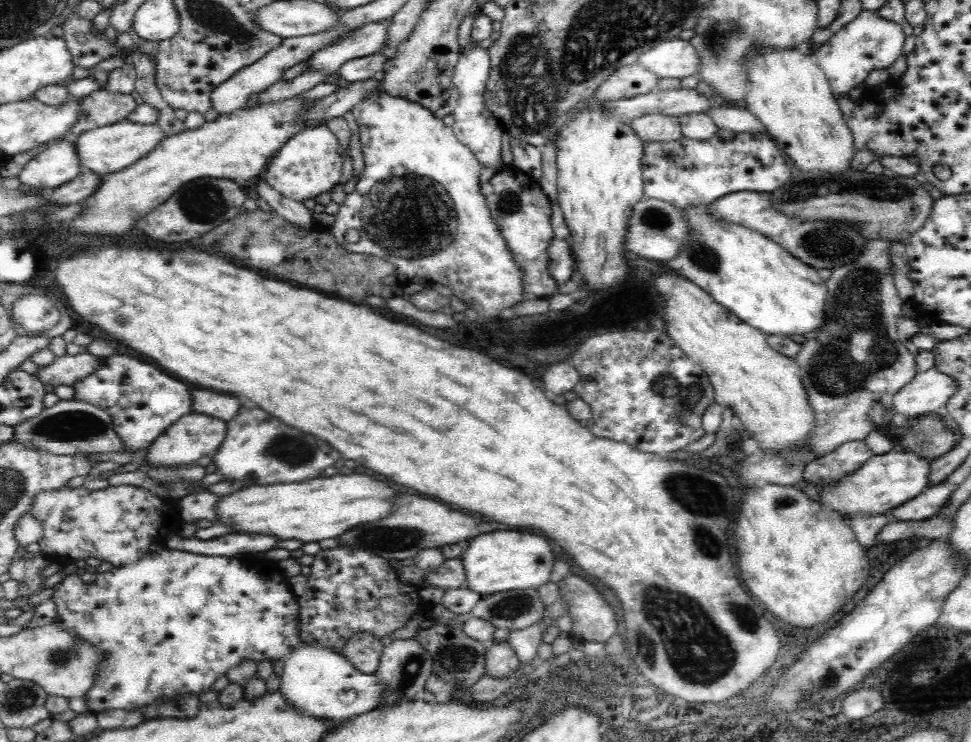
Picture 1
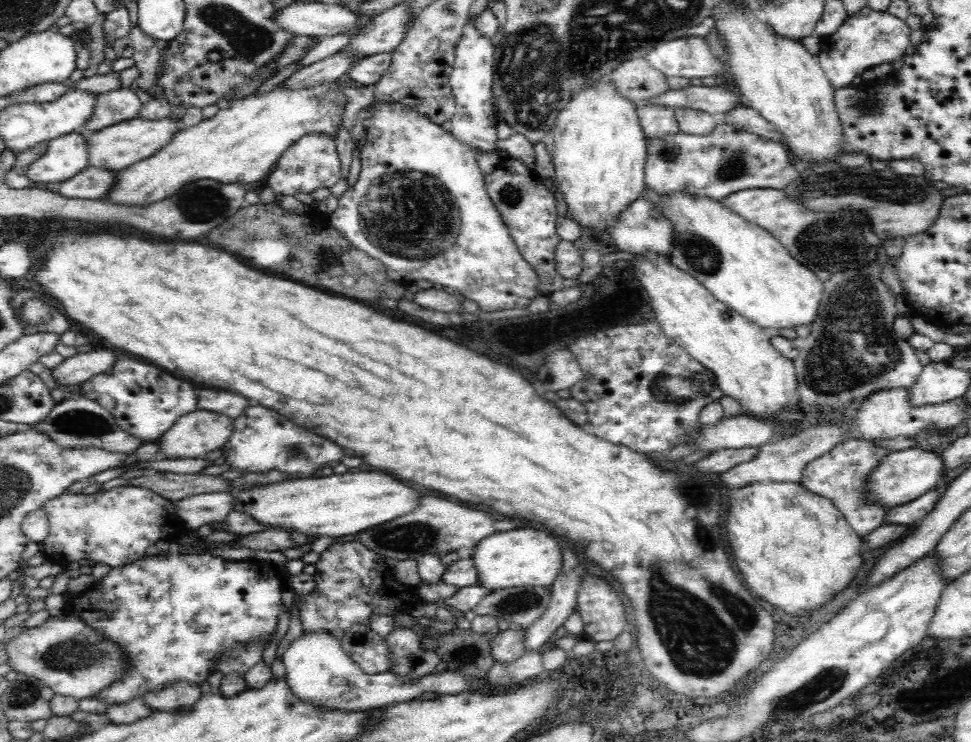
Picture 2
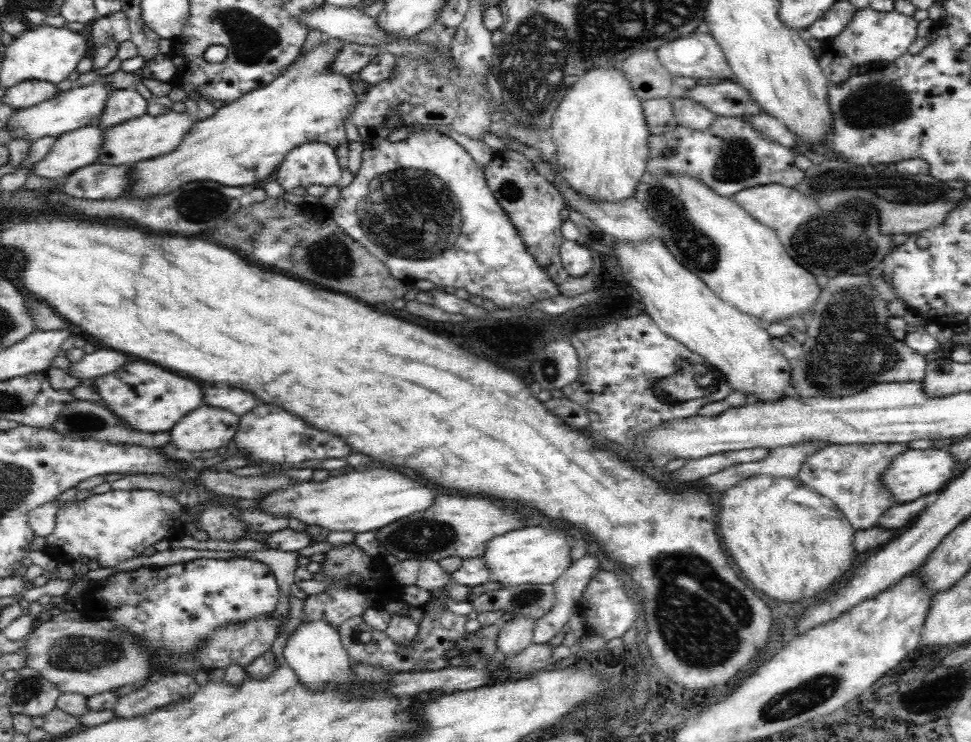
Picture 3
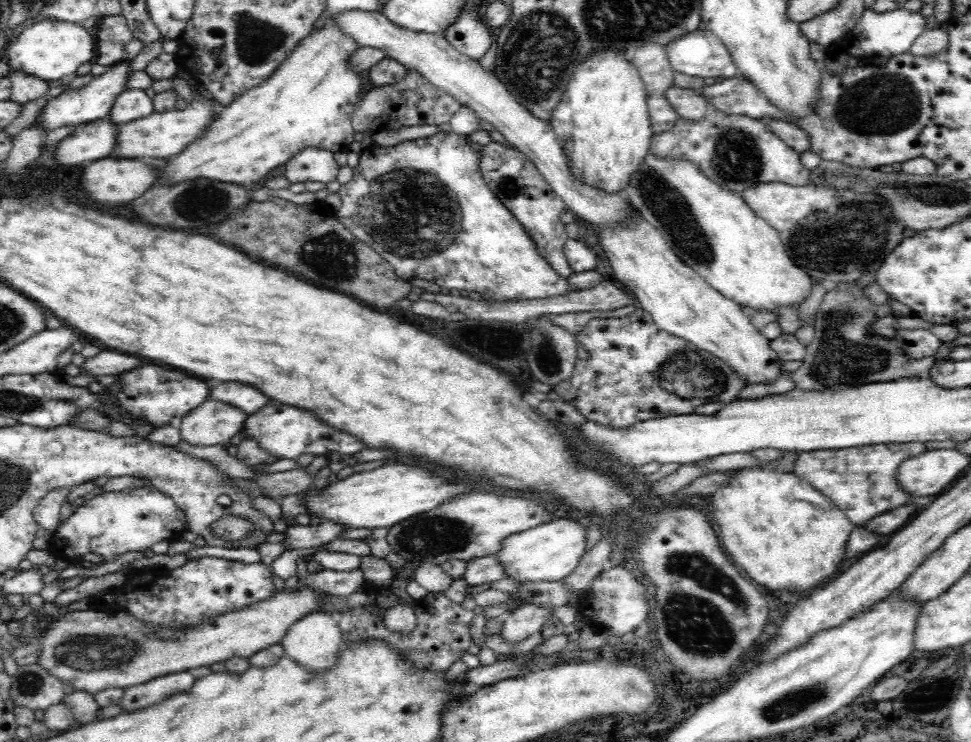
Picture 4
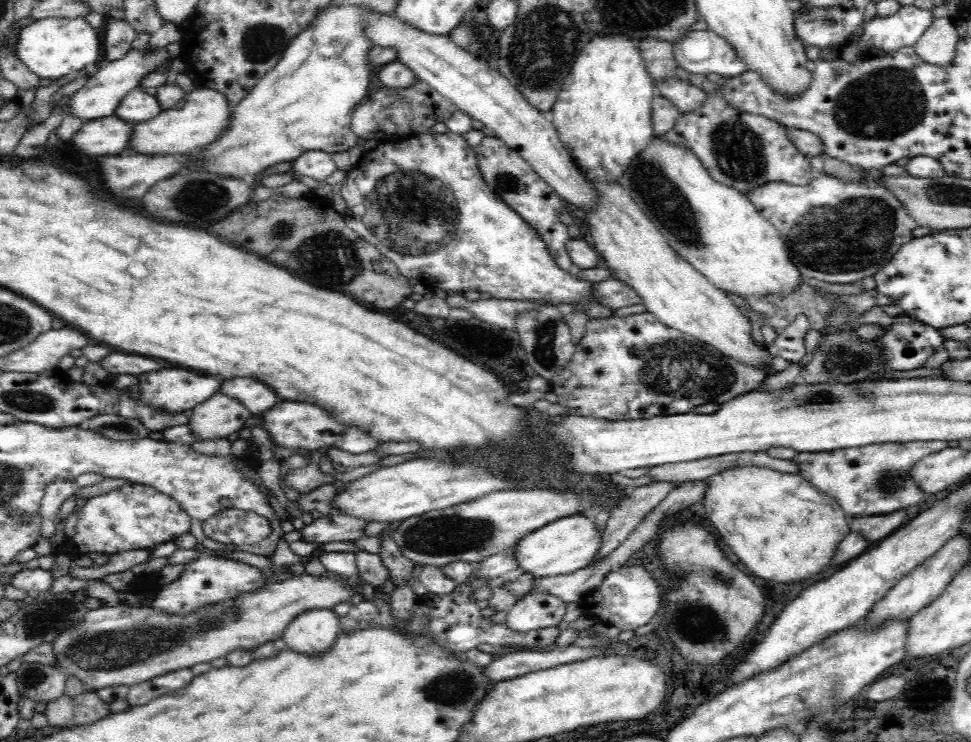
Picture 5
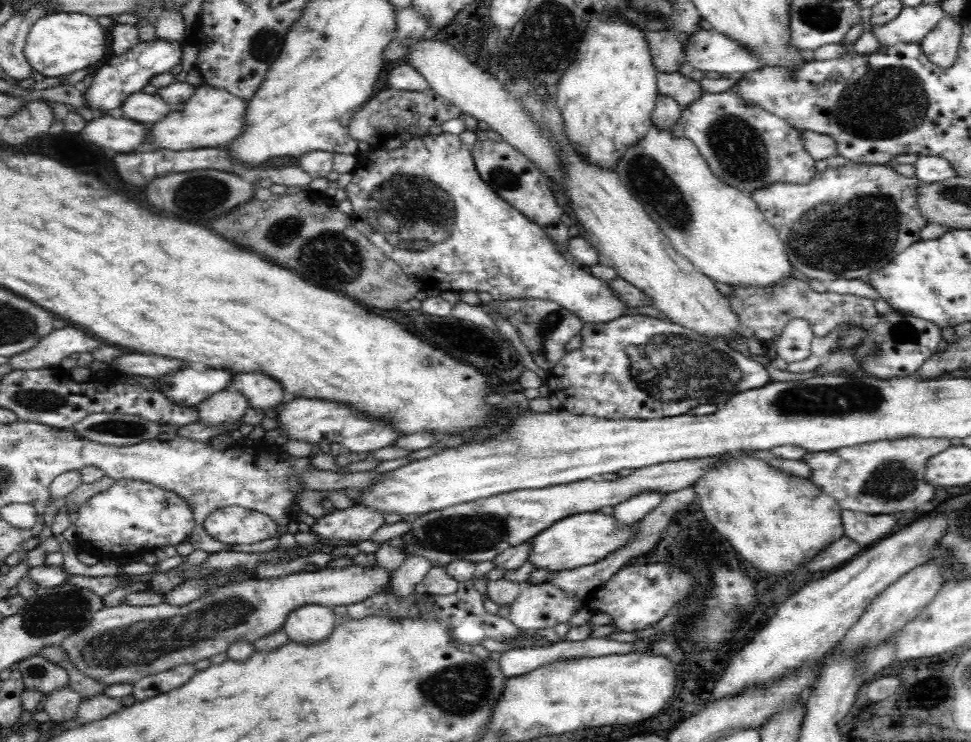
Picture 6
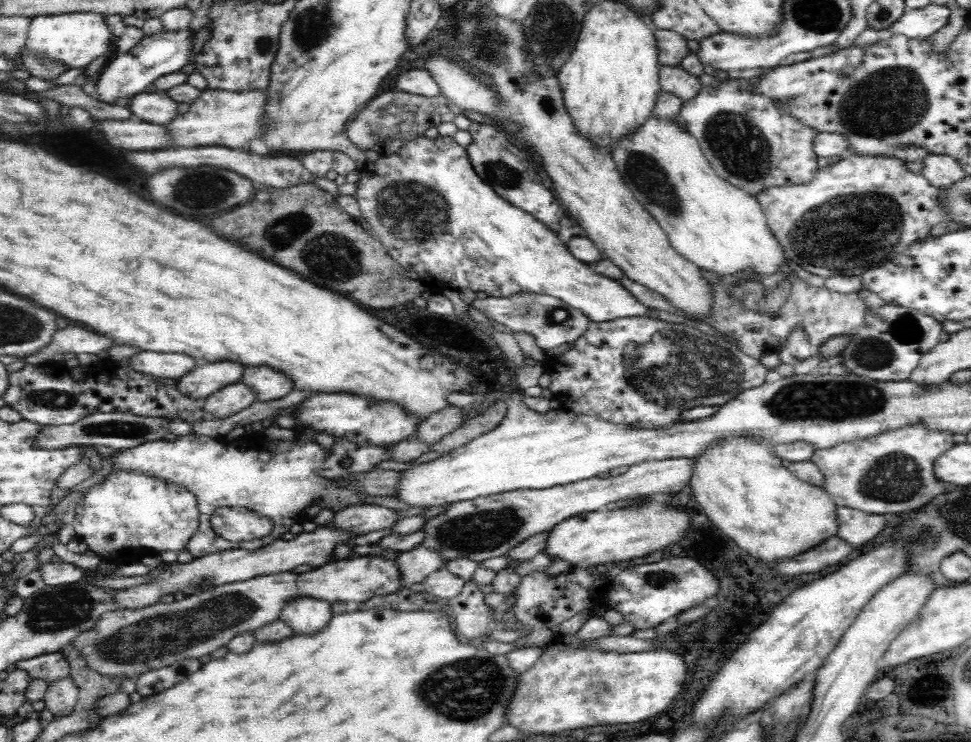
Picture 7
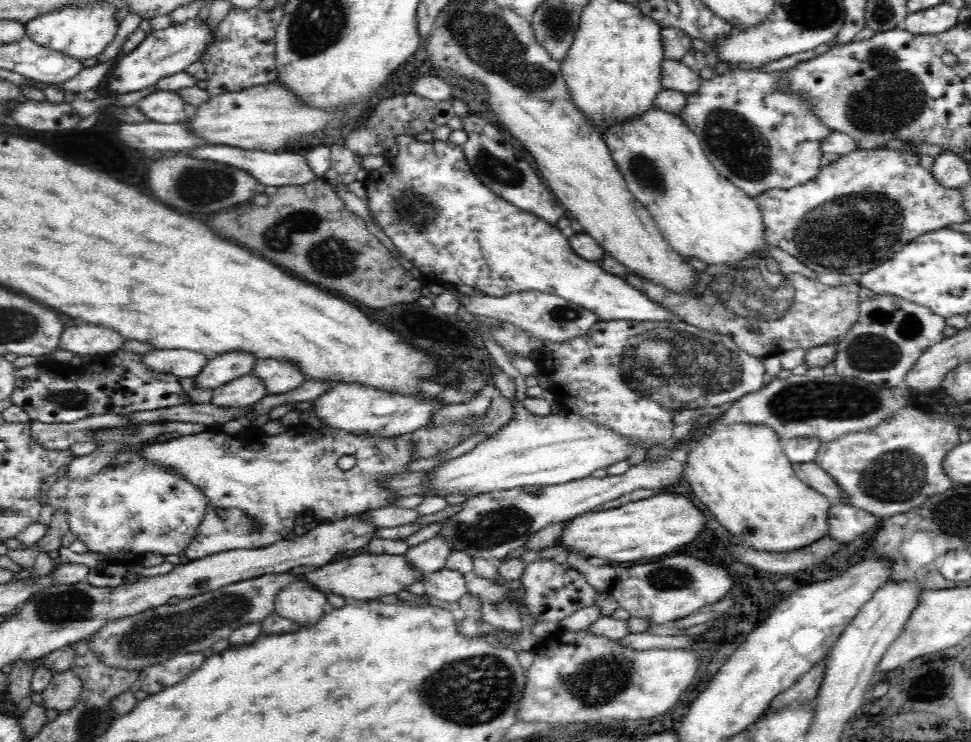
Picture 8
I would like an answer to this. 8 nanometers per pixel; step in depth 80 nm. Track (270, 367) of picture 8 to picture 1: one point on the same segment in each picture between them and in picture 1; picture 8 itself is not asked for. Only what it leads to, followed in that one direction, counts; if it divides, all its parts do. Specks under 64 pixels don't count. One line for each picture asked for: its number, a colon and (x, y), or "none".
1: (210, 403)
2: (224, 403)
3: (238, 402)
4: (248, 400)
5: (257, 398)
6: (262, 393)
7: (268, 384)

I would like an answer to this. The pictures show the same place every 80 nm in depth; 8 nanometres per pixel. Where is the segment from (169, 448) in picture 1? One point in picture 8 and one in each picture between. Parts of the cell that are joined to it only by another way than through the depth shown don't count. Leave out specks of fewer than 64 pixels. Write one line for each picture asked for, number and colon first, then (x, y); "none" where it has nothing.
2: (193, 435)
3: (207, 428)
4: (212, 423)
5: (220, 416)
6: (223, 409)
7: (233, 398)
8: (243, 392)

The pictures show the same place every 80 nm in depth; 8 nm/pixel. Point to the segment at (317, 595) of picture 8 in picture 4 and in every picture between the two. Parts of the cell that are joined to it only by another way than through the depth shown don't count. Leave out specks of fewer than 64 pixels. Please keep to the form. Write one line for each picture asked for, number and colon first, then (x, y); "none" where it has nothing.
4: (315, 639)
5: (315, 630)
6: (309, 623)
7: (304, 615)

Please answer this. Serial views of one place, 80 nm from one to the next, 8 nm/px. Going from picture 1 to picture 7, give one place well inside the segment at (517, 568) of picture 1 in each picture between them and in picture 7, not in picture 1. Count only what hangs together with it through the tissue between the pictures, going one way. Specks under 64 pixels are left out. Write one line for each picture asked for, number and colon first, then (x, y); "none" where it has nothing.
2: (515, 558)
3: (535, 555)
4: (547, 552)
5: (567, 544)
6: (581, 539)
7: (591, 538)

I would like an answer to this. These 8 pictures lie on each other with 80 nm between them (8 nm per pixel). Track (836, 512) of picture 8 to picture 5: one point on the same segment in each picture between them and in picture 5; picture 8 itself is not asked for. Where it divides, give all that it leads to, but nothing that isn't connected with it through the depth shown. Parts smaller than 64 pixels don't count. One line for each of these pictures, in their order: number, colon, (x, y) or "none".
5: (874, 528)
6: (865, 529)
7: (858, 527)

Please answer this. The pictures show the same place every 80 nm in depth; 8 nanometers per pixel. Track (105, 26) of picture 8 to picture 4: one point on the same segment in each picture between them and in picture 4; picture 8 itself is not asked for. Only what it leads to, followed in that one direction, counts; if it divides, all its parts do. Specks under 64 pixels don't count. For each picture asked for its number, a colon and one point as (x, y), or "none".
4: (50, 50)
5: (53, 47)
6: (57, 44)
7: (76, 39)

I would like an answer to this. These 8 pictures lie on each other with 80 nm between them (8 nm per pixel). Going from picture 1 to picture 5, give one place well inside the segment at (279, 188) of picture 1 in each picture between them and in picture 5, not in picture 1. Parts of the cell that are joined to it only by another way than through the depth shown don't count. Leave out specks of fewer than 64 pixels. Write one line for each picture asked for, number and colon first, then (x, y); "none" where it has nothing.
2: (312, 162)
3: (311, 164)
4: (312, 164)
5: (316, 164)

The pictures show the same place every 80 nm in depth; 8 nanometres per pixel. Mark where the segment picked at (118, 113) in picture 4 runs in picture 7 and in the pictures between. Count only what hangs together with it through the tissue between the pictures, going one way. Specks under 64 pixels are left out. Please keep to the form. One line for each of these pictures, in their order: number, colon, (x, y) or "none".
5: (137, 106)
6: (146, 109)
7: (158, 108)

